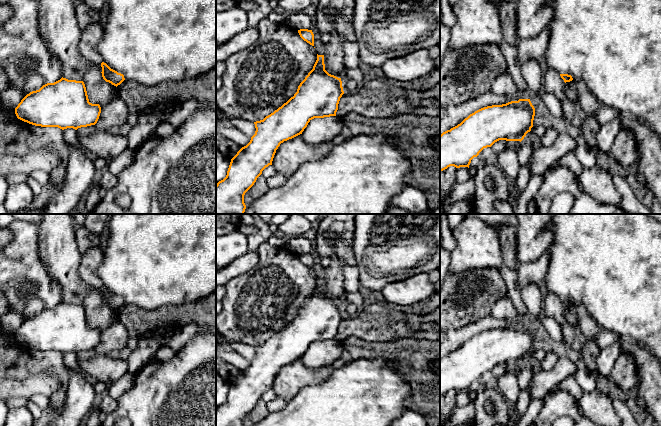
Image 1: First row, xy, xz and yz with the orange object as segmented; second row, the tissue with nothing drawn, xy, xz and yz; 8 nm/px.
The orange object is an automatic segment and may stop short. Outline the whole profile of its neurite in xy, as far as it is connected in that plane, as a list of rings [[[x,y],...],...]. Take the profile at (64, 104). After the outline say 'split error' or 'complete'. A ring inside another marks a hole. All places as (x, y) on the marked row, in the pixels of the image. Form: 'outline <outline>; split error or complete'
outline [[[61,78],[27,94],[15,108],[18,119],[62,130],[95,125],[101,107],[89,102],[83,81]]]; complete

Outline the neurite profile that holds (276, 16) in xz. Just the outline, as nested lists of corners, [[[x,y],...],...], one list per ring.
[[[271,10],[267,19],[269,19],[270,21],[272,21],[274,23],[283,23],[286,16],[287,15],[280,10]]]

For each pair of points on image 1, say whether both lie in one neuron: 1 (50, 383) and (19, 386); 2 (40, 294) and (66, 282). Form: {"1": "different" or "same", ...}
{"1": "same", "2": "different"}

